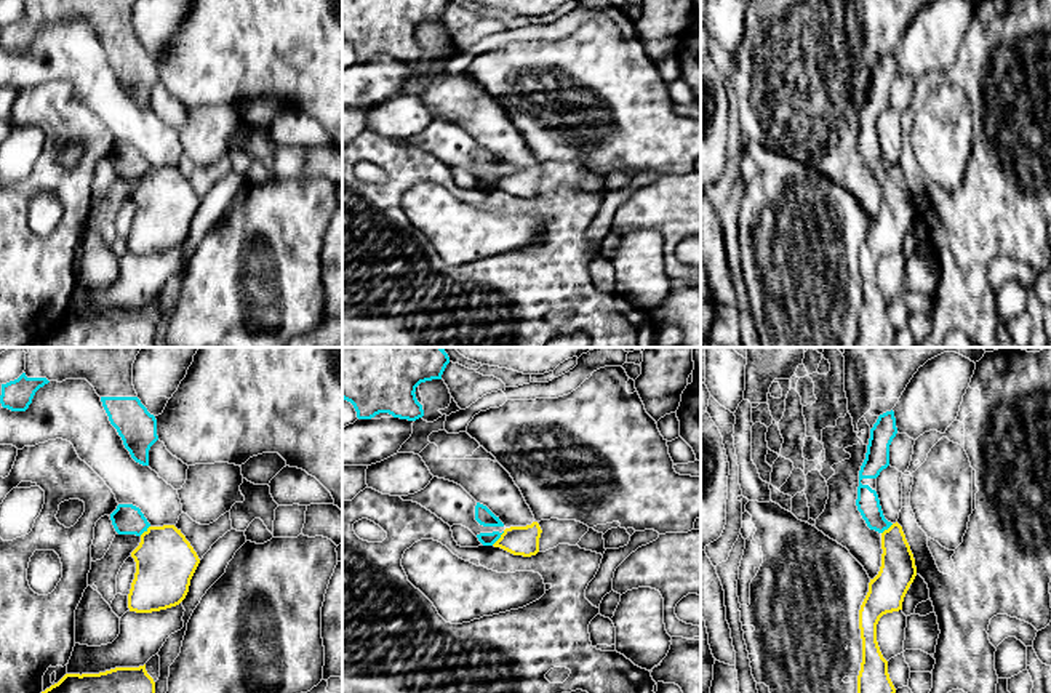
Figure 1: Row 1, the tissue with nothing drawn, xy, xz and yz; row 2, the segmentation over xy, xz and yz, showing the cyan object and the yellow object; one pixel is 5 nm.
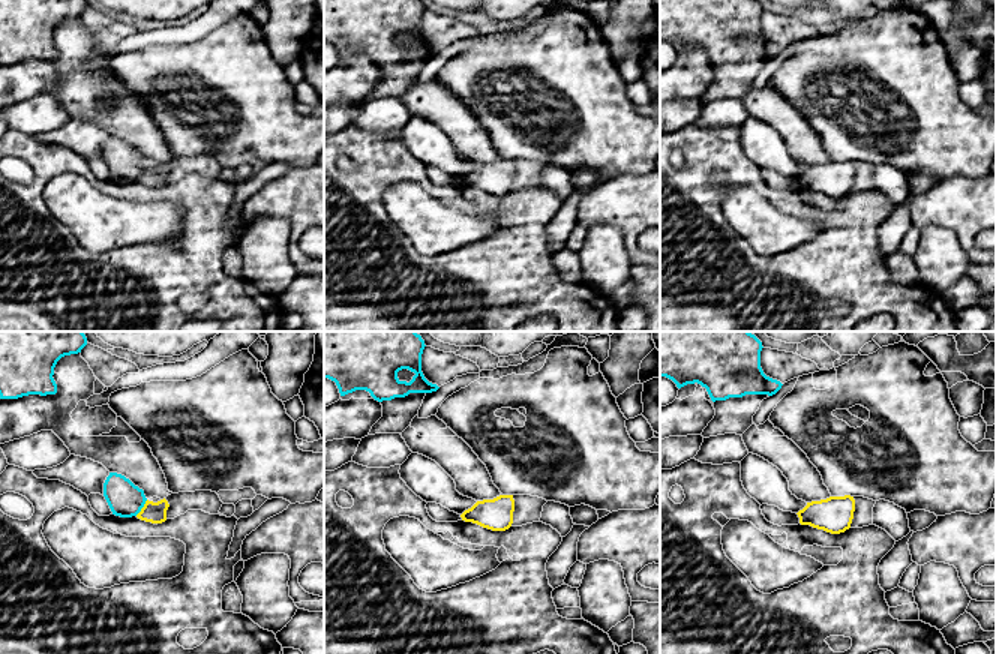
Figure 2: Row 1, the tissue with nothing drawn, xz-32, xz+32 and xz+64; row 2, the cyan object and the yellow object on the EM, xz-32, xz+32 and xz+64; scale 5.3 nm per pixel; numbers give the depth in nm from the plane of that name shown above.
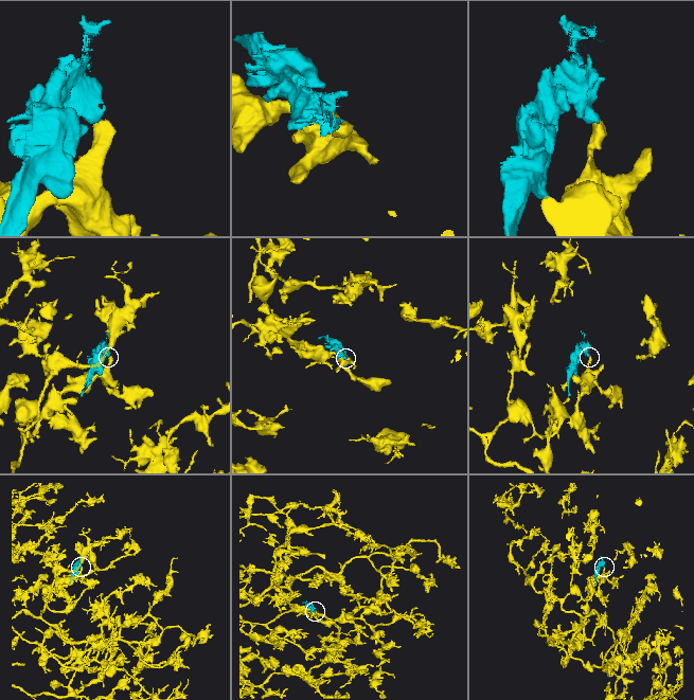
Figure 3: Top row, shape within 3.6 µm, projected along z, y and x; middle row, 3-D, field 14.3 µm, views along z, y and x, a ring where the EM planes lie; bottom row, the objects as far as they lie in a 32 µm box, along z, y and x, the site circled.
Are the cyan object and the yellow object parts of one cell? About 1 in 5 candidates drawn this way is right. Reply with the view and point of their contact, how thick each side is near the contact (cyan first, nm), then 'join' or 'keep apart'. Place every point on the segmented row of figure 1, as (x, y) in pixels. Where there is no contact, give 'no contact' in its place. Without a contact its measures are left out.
meets cyan in xz at (498, 538); 60 nm thick on the cyan side, 140 nm on the other; keep apart

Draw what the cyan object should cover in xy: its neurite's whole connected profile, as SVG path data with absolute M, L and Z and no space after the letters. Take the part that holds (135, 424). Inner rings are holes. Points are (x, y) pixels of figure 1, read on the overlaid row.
M29 347L24 373L2 384L0 403L11 411L26 411L35 392L50 381L86 379L131 458L149 466L149 450L158 435L155 416L141 403L133 386L133 363L141 349Z

